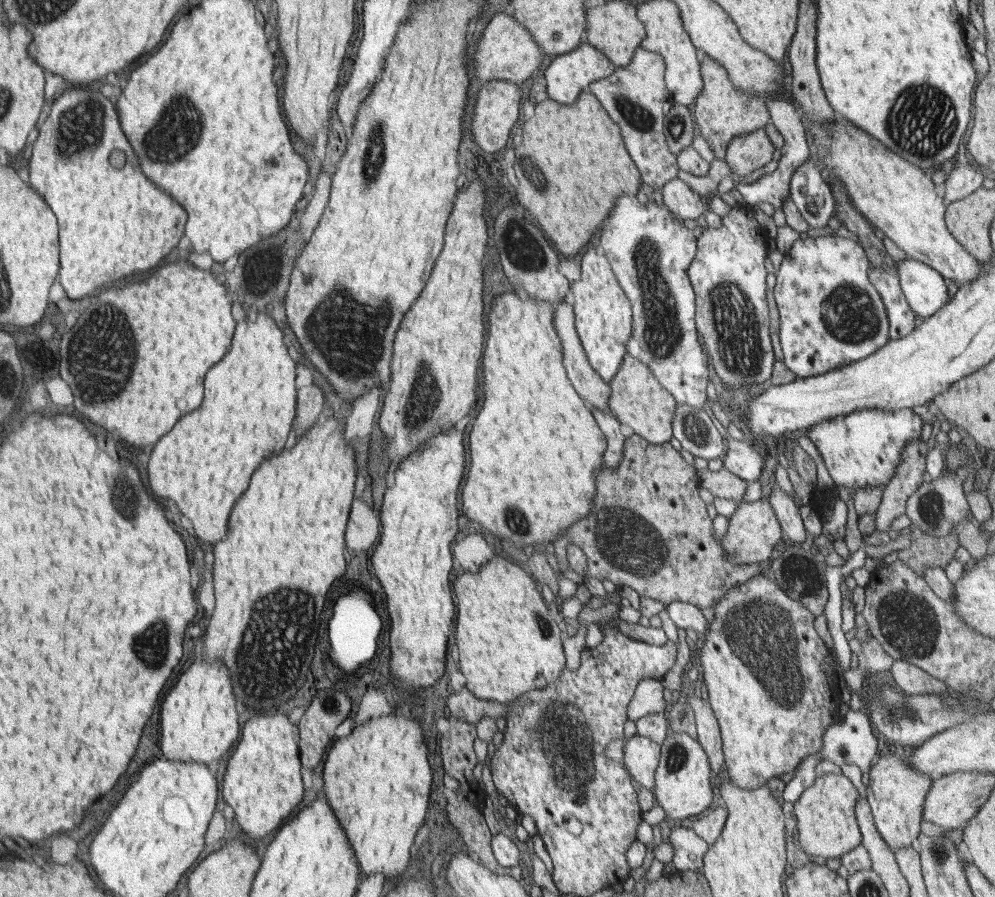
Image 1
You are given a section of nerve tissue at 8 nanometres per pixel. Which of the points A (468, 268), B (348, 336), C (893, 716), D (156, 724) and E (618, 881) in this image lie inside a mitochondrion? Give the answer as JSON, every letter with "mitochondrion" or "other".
{"A":"other","B":"mitochondrion","C":"mitochondrion","D":"other","E":"other"}

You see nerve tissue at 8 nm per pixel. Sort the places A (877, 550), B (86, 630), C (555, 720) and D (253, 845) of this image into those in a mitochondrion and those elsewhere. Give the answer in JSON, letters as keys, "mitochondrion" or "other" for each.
{"A":"other","B":"other","C":"mitochondrion","D":"other"}

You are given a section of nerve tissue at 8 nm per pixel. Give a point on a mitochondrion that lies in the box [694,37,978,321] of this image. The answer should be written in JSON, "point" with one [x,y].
{"point":[915,136]}

